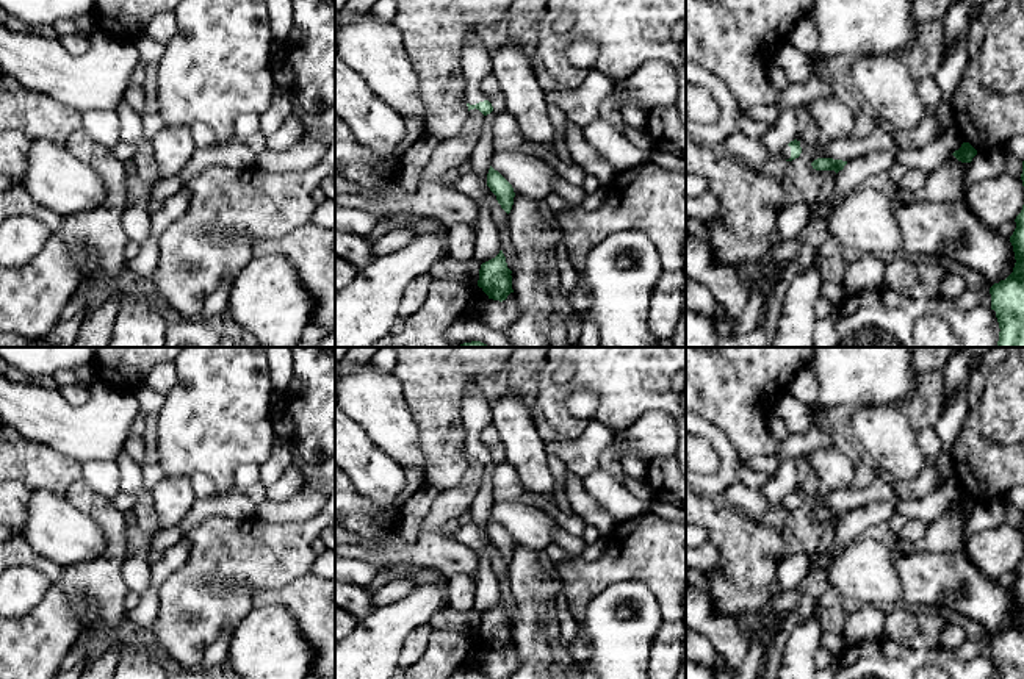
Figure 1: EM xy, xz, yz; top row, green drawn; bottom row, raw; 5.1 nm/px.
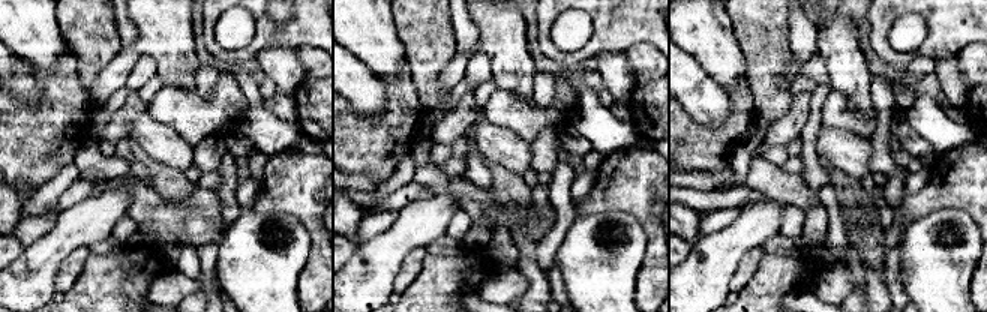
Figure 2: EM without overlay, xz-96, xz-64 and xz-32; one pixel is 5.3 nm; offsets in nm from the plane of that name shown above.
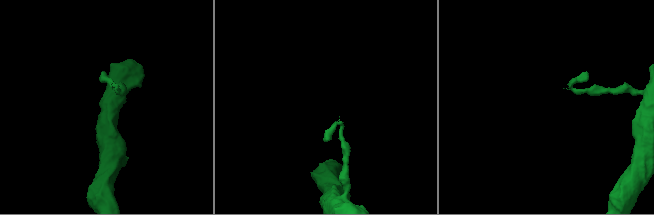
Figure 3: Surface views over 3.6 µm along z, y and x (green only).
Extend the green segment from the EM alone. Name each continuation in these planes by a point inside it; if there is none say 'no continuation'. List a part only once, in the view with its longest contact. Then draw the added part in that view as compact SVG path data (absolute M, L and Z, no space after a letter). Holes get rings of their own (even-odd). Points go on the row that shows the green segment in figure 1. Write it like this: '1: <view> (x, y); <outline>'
1: xz (476, 64); M474 31L470 33L463 44L462 69L465 72L465 100L470 105L487 100L479 91L479 83L489 74L493 74L492 59L482 44L481 36Z

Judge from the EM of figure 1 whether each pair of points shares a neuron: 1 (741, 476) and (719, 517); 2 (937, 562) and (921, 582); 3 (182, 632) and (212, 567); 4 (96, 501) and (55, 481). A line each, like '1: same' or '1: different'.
1: different
2: same
3: same
4: different

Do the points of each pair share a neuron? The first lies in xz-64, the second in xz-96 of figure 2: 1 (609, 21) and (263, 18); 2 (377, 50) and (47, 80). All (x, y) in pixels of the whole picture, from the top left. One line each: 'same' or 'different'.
1: same
2: different

